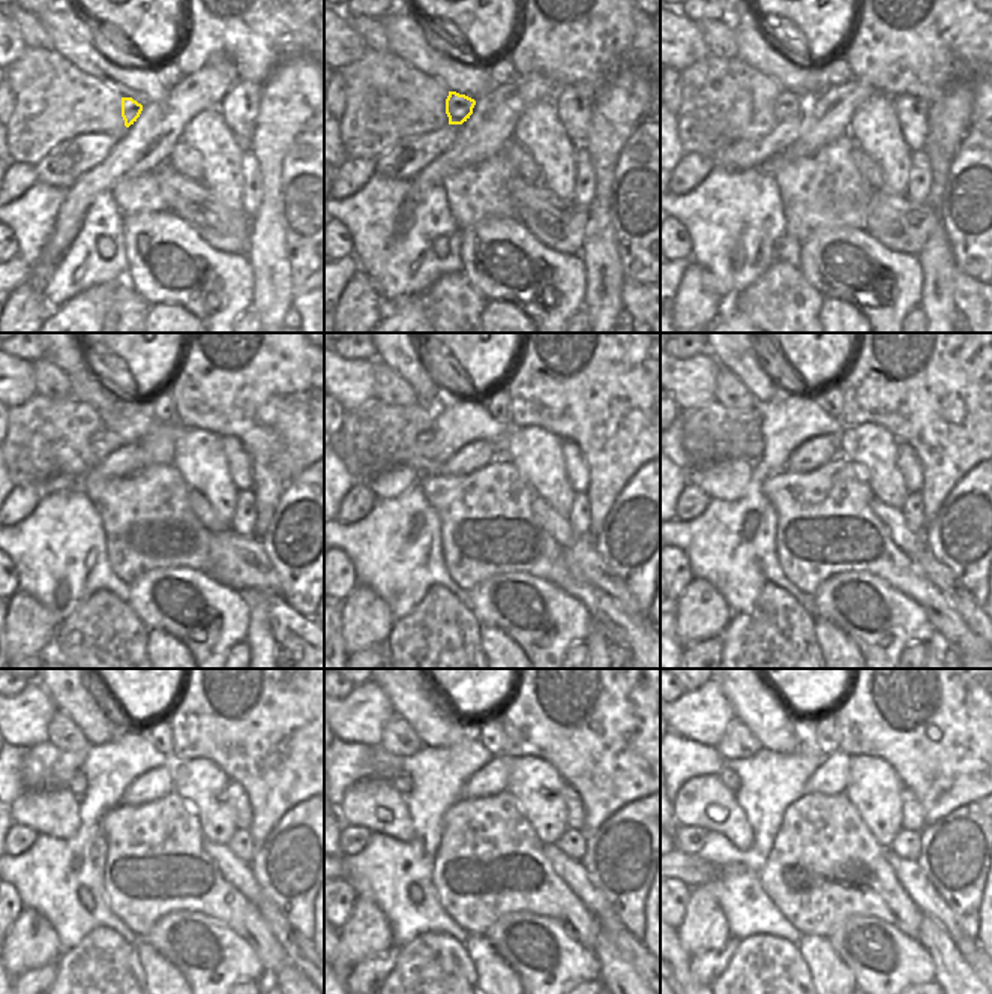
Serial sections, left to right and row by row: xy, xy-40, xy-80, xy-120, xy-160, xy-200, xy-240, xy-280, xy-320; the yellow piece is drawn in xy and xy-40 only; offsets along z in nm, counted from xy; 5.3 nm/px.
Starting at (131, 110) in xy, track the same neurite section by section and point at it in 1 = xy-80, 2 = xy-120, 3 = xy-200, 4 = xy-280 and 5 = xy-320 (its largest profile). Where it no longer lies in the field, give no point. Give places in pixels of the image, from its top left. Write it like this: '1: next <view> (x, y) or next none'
1: next xy-80 (788, 104)
2: next xy-120 (104, 443)
3: next xy-200 (755, 443)
4: next xy-280 (401, 783)
5: next xy-320 (730, 778)

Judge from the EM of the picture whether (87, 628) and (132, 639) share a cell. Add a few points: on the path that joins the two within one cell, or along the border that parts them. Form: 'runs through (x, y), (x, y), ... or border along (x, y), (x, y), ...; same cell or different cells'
runs through (98, 639), (122, 639); same cell

